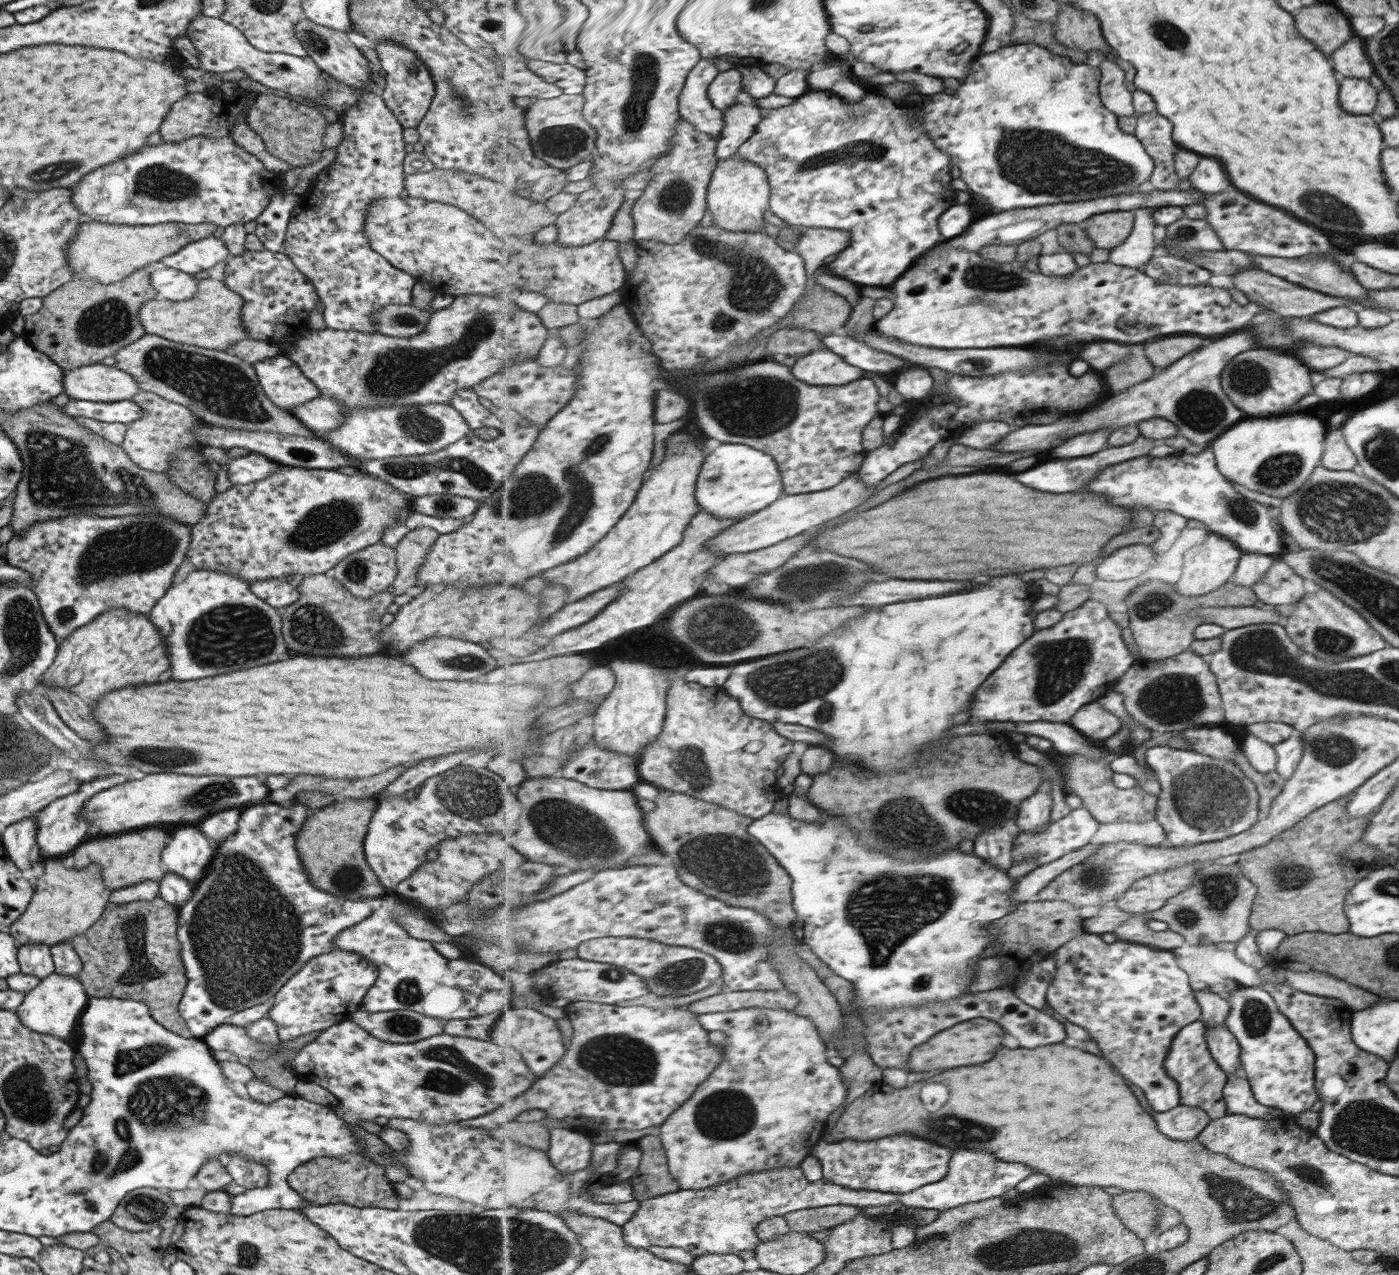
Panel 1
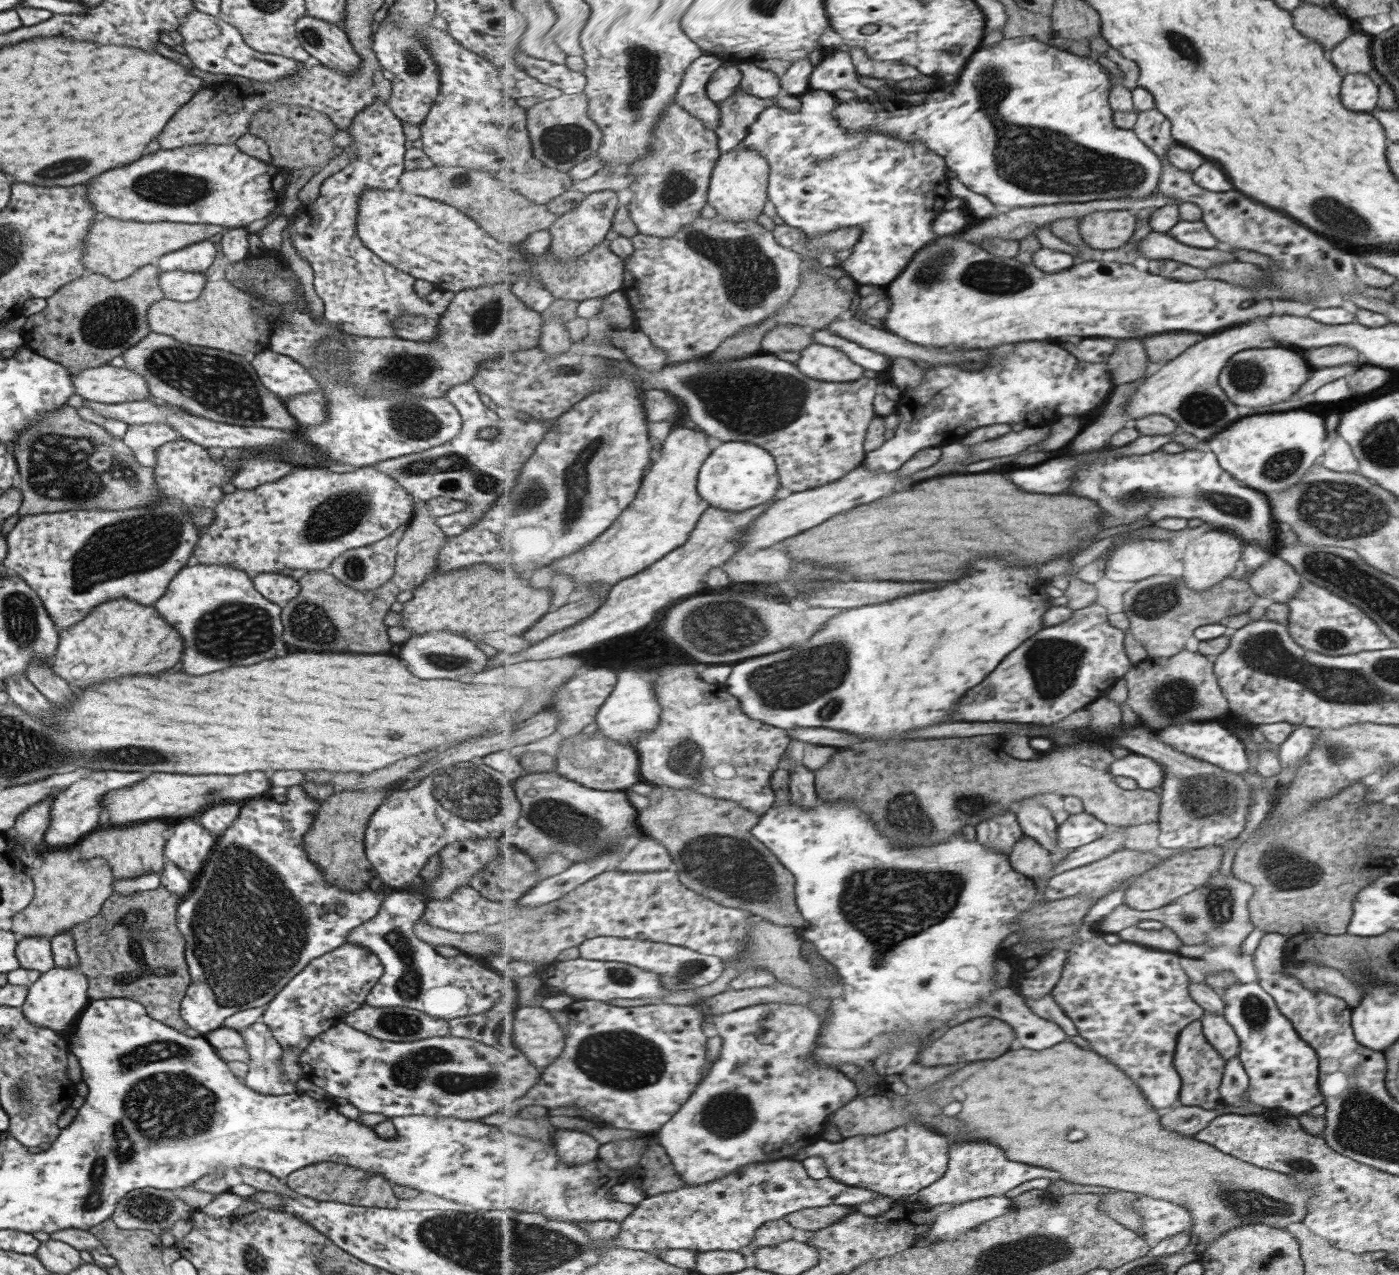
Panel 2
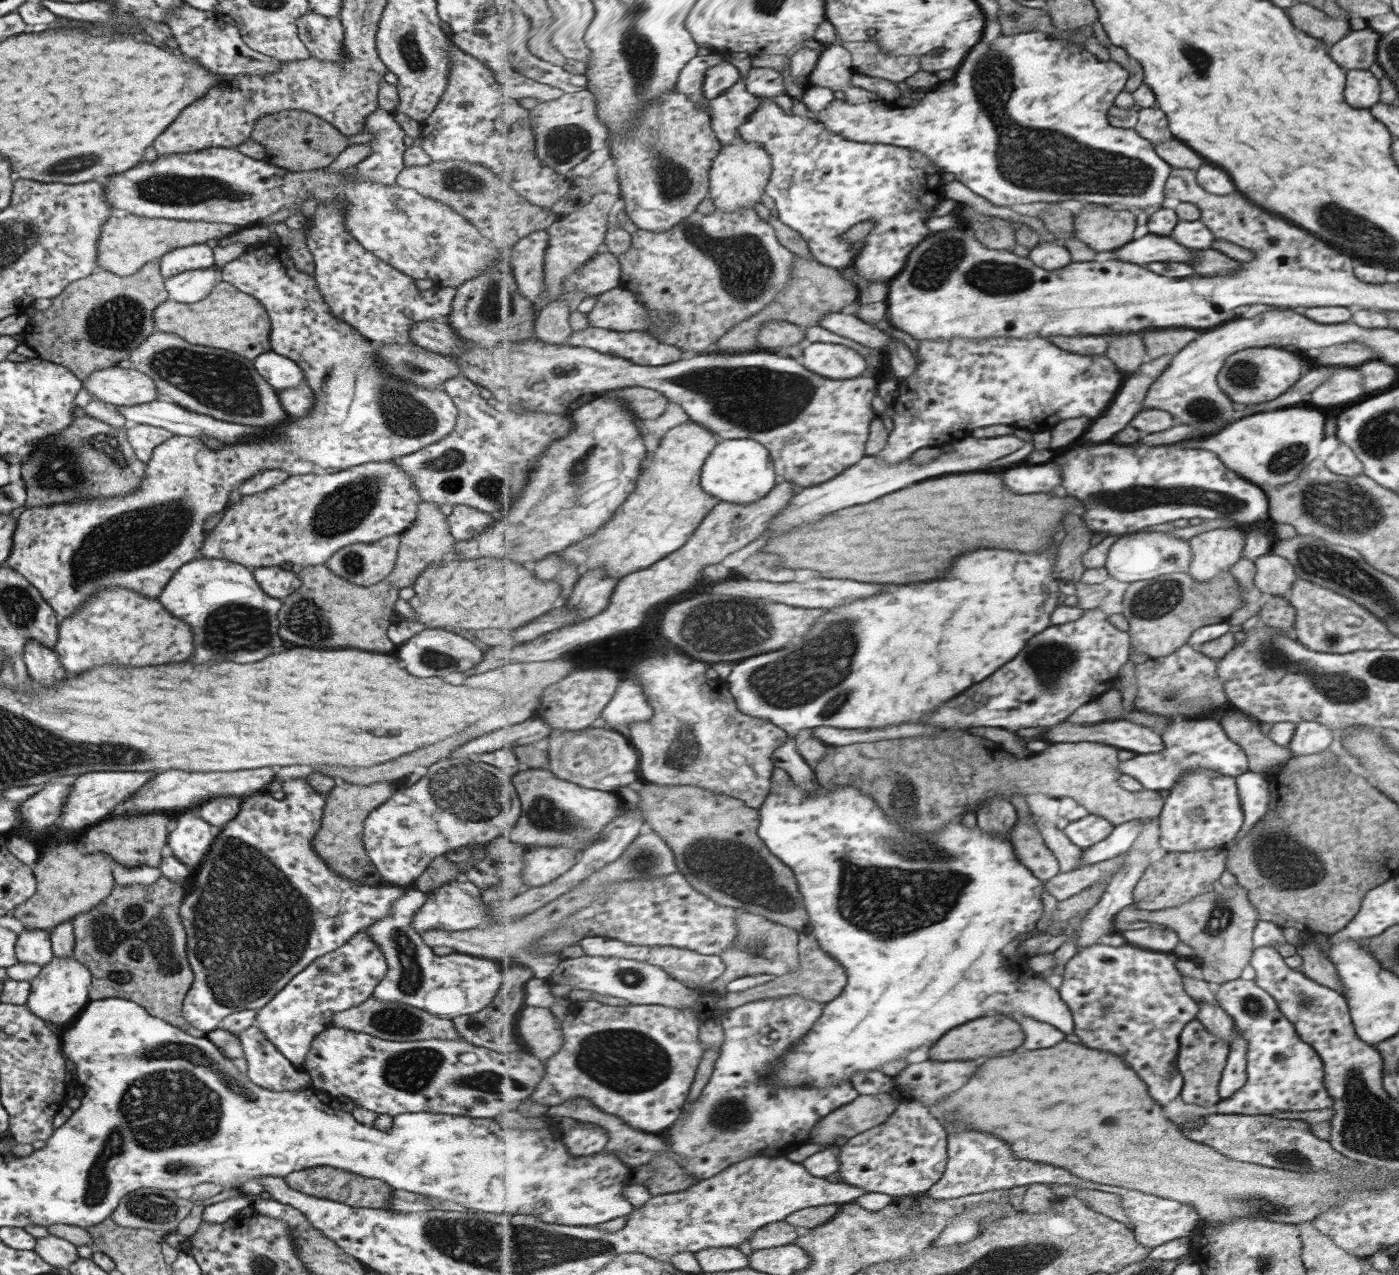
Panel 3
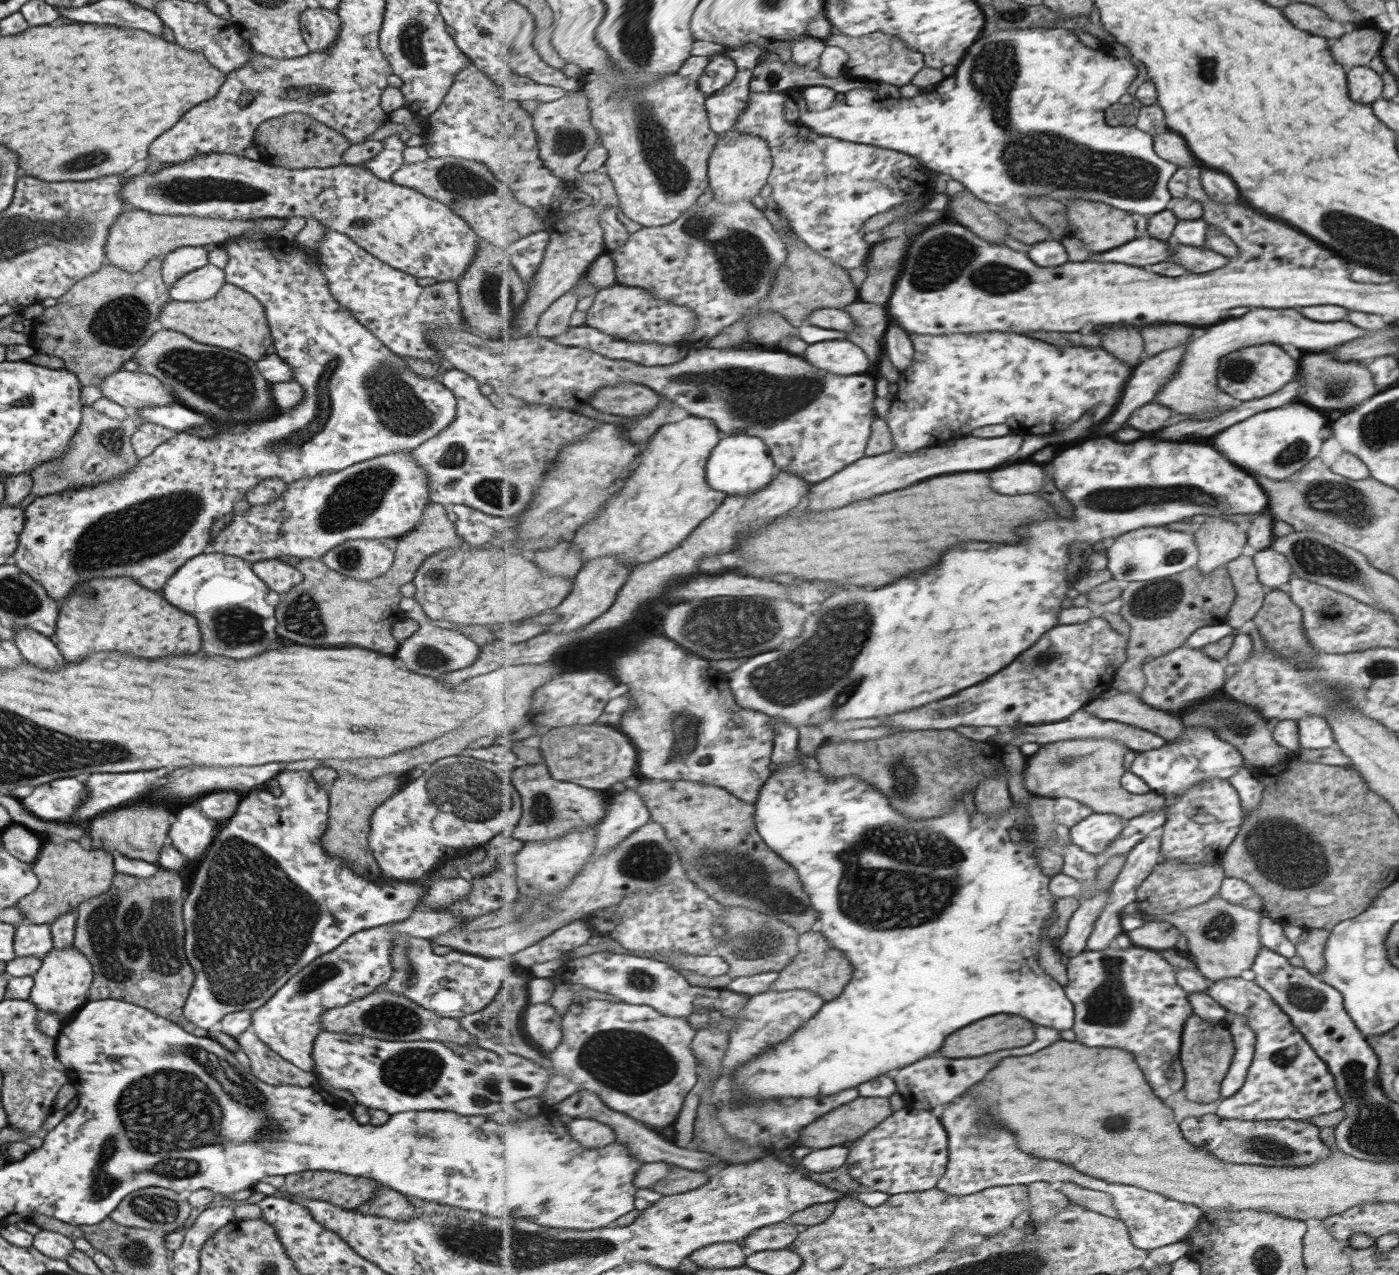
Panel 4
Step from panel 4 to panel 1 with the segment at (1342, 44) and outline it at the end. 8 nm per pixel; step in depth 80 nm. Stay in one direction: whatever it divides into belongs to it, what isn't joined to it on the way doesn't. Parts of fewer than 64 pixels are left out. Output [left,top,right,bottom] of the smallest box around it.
[1331,36,1373,78]

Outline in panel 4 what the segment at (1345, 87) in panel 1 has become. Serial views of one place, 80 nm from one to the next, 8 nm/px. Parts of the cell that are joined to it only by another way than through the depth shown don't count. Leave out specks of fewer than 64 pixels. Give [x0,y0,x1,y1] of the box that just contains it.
[1349,66,1381,105]

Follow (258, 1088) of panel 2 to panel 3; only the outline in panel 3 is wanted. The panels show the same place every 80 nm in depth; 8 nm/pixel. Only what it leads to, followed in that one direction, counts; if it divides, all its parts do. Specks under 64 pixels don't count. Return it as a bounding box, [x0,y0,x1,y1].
[236,1024,310,1092]

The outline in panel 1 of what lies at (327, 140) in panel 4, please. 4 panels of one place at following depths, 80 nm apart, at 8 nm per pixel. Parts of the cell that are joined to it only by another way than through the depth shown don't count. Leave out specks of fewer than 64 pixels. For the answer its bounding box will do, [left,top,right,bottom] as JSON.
[244,93,328,168]

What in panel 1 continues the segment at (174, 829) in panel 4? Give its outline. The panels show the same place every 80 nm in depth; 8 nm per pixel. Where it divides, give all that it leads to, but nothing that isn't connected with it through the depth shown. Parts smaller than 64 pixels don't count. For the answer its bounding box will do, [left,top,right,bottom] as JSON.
[160,828,217,888]

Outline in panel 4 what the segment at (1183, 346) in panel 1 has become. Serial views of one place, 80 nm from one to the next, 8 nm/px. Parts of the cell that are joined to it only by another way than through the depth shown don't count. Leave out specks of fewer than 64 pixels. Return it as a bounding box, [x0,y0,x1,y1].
[1140,323,1193,357]

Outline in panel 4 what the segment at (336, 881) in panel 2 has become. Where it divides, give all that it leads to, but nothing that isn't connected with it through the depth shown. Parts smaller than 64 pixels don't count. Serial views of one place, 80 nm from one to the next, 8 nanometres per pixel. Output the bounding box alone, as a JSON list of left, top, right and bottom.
[320,773,401,882]

